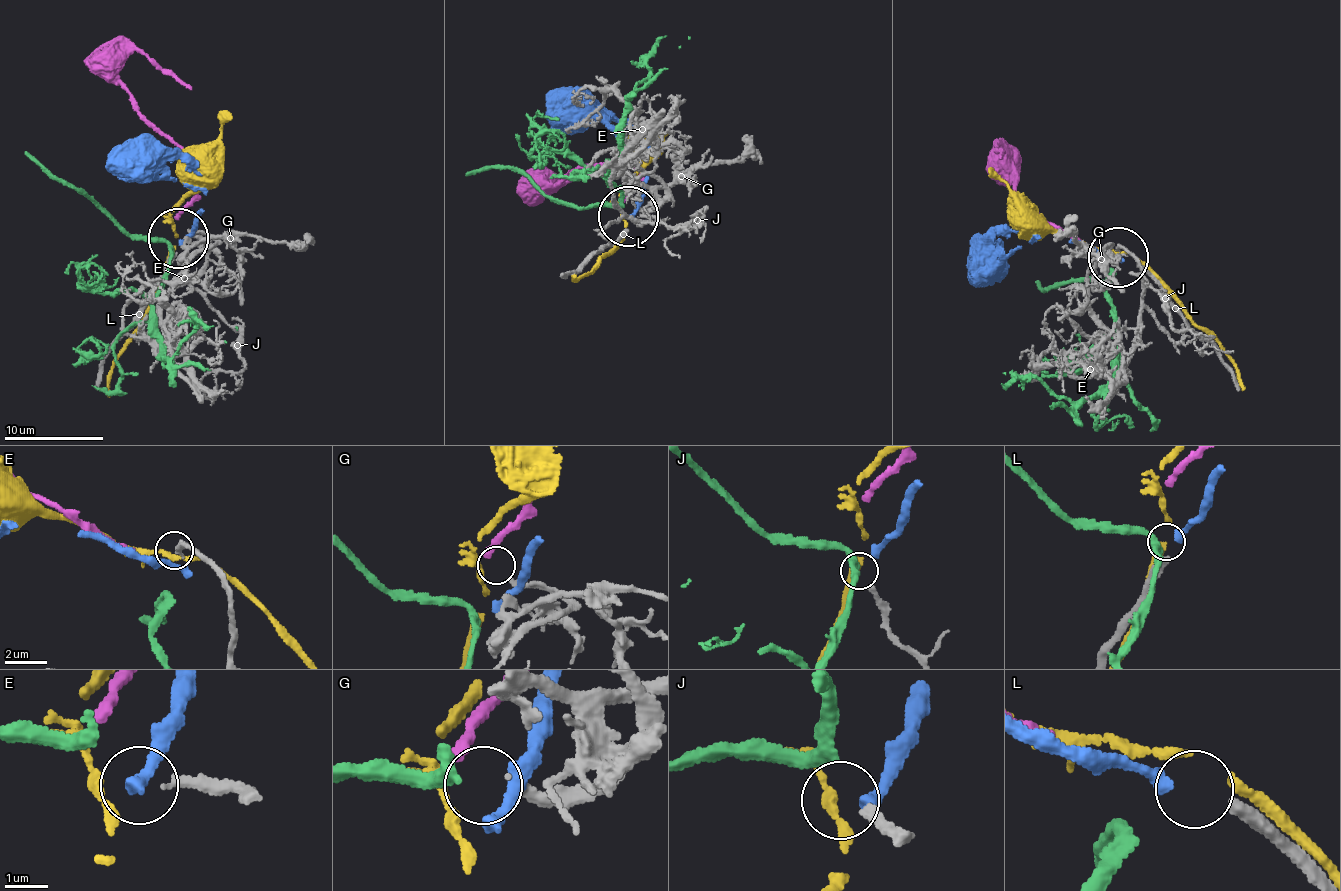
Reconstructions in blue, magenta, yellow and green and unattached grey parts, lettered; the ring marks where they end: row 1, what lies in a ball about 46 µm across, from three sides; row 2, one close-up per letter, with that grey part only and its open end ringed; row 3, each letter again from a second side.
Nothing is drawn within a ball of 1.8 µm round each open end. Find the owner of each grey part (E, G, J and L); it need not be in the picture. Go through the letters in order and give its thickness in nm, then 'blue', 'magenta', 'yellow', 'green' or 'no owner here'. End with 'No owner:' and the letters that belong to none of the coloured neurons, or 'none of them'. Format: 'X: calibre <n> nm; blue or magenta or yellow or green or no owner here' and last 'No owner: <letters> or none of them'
E: calibre 260 nm; no owner here
G: calibre 240 nm; magenta
J: calibre 240 nm; green
L: calibre 400 nm; blue
No owner: E

